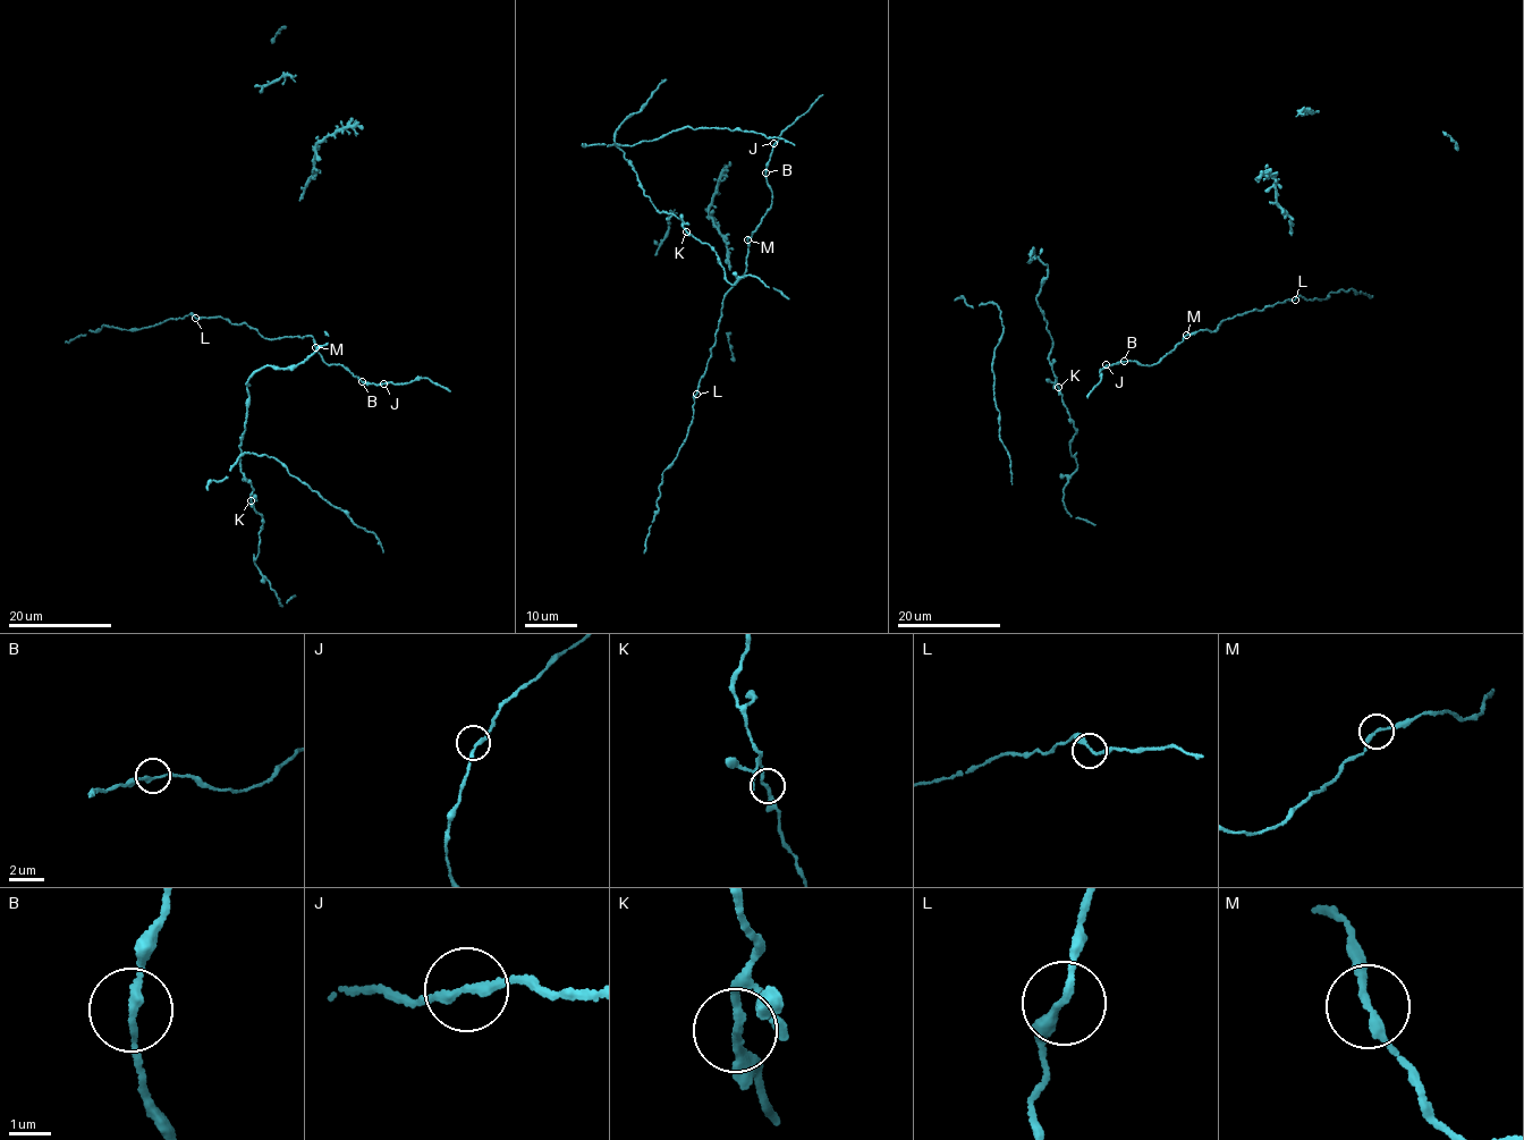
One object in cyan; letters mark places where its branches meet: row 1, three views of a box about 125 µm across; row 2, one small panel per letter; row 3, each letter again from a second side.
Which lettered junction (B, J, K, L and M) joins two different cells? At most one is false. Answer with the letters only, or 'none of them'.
none of them

